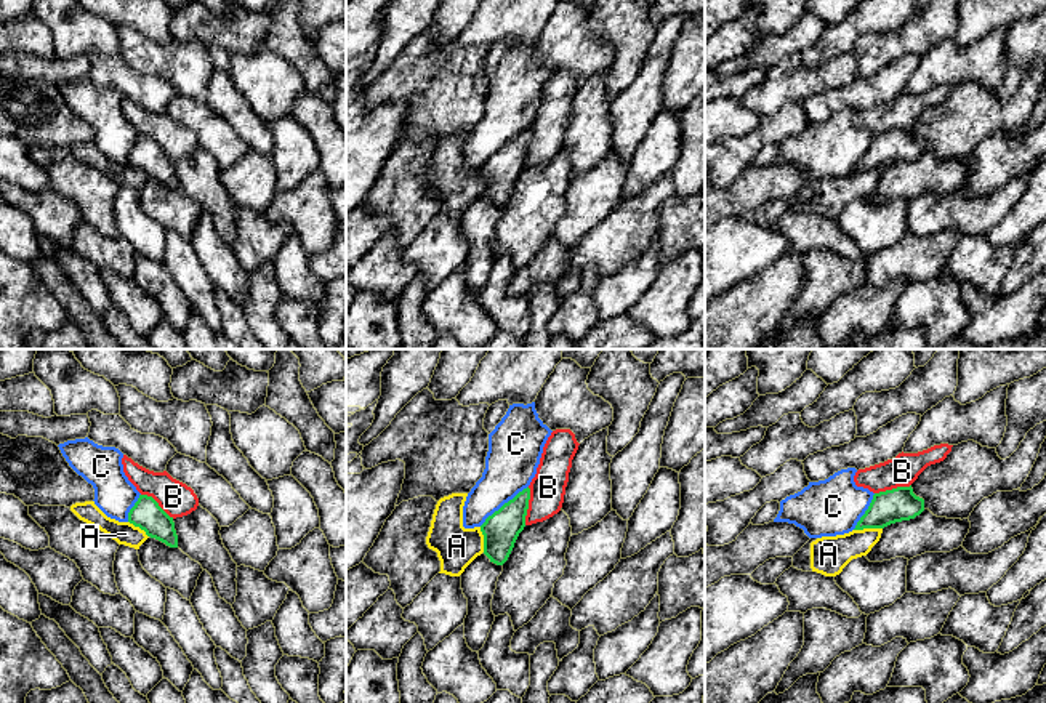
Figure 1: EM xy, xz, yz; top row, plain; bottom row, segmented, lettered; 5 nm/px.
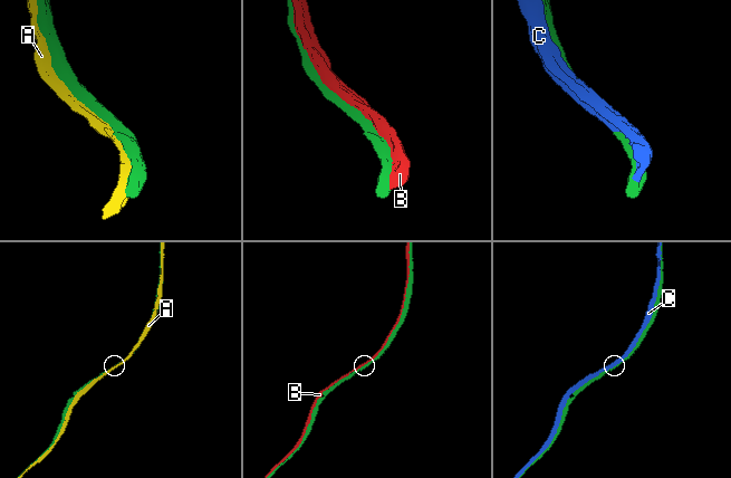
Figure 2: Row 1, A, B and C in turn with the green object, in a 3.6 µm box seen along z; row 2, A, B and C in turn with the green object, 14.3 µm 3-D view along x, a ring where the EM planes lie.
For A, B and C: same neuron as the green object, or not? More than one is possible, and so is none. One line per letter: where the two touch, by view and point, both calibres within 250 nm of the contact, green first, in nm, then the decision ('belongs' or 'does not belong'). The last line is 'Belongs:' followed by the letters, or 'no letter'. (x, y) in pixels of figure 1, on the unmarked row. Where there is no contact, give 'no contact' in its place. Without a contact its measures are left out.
A: yz (867, 168) | 170/190 nm | does not belong
B: xz (527, 148) | 180/180 nm | does not belong
C: xz (505, 144) | 180/260 nm | does not belong
Belongs: no letter

